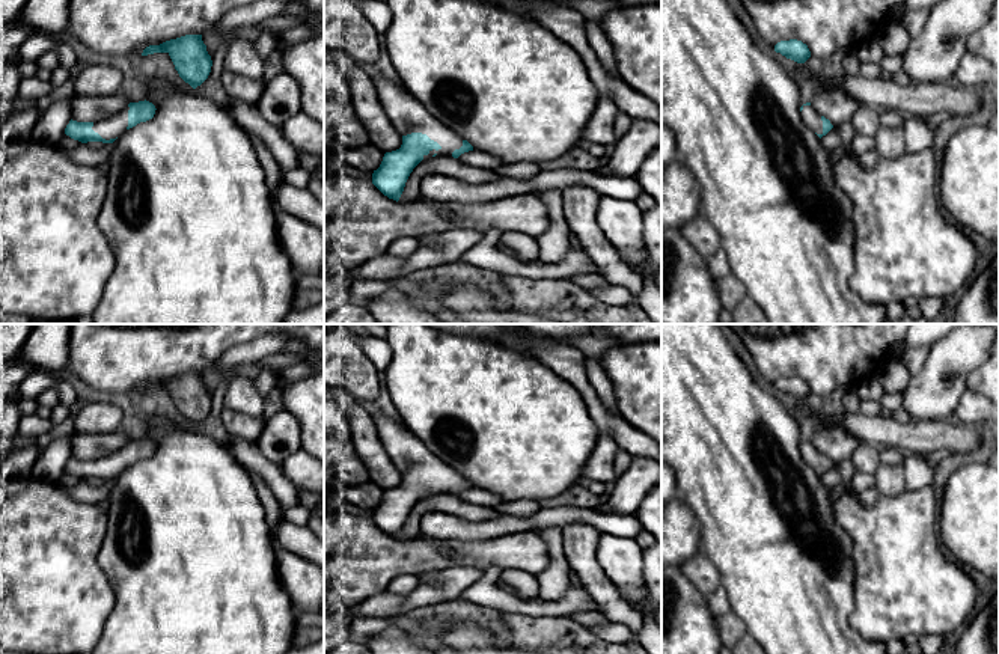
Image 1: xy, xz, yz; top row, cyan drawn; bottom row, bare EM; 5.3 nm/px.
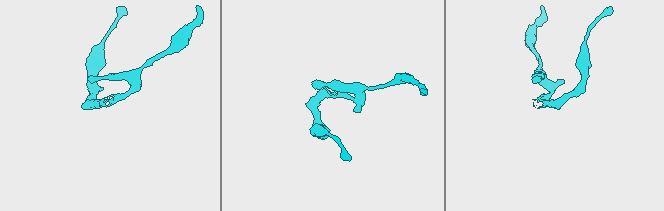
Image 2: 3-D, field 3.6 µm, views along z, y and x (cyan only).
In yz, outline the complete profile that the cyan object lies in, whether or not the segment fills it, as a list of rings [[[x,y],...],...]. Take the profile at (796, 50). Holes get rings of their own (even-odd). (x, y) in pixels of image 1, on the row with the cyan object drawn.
[[[797,39],[778,42],[774,51],[797,63],[805,63],[811,57],[808,45]]]

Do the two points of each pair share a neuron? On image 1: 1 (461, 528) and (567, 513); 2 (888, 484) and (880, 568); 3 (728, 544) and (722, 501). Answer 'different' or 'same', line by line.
1: same
2: different
3: same

